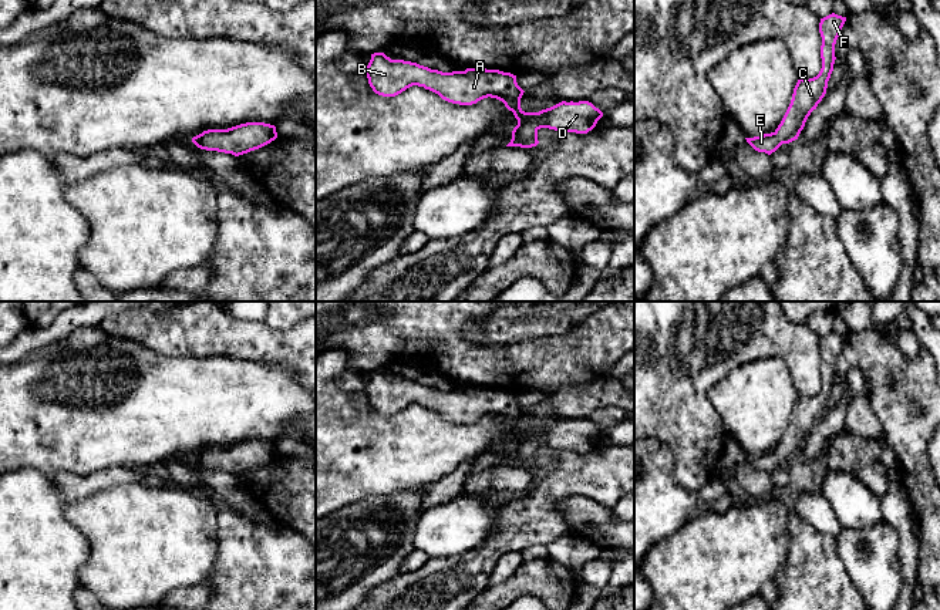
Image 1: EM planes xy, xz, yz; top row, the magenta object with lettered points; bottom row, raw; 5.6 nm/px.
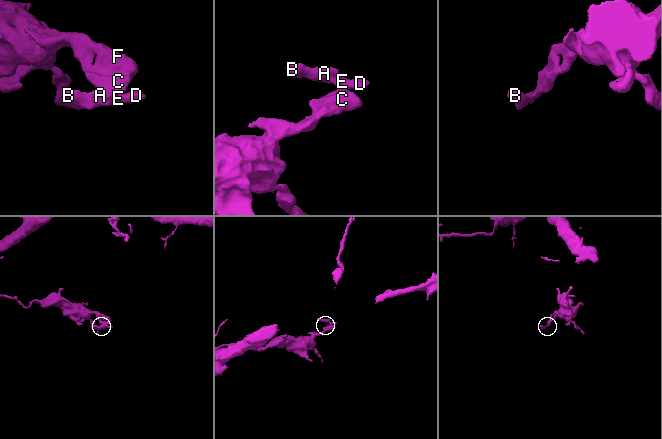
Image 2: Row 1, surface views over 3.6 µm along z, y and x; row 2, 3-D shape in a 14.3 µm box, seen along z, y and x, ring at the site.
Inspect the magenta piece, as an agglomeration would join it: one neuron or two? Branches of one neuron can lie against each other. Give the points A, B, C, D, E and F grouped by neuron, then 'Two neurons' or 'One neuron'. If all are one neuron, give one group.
Groups: A B C D E F. One neuron

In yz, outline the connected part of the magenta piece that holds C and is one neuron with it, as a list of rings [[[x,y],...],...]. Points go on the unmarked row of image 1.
[[[835,331],[821,337],[819,351],[822,355],[821,377],[822,387],[819,392],[813,397],[803,398],[799,397],[792,412],[791,422],[778,444],[778,446],[771,452],[764,452],[761,455],[745,456],[747,461],[758,471],[765,471],[771,473],[782,462],[789,462],[798,458],[801,449],[811,431],[816,428],[818,422],[826,412],[828,400],[833,390],[835,382],[835,363],[840,353],[840,348],[846,340],[846,336],[838,334]]]

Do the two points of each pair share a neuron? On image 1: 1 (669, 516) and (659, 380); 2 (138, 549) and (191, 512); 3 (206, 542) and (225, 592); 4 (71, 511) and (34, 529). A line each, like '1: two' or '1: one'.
1: two
2: one
3: two
4: two

